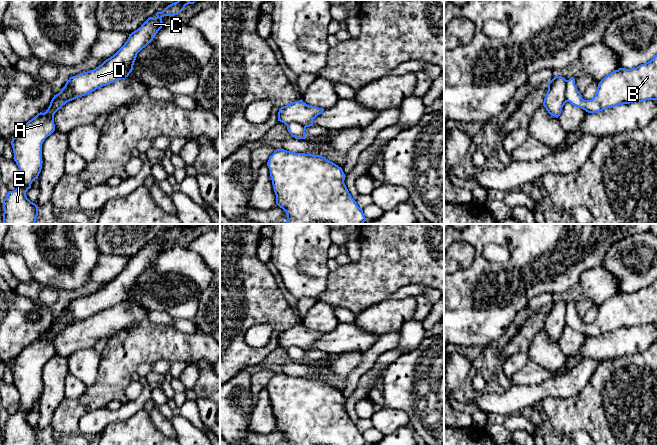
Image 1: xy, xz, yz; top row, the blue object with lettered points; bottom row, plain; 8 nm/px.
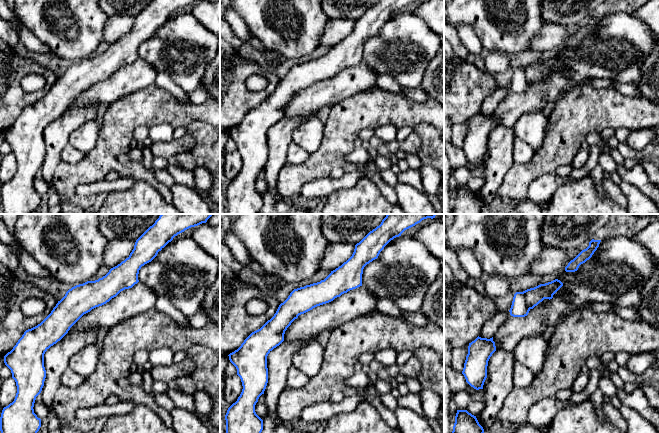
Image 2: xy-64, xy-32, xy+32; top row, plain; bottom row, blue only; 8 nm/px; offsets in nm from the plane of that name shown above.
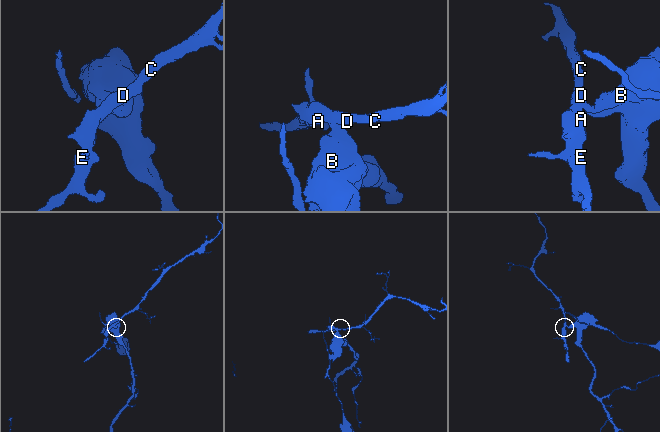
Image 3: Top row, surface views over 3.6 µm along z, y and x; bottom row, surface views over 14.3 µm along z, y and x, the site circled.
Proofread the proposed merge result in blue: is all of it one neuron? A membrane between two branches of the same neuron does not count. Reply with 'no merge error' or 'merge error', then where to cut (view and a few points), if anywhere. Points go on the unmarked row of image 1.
merge error | xy (68, 307), (67, 322), (69, 324)

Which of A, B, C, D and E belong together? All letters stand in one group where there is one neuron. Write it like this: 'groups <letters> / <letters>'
groups A C D E / B

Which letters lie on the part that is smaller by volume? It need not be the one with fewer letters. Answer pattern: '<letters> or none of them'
A, C, D, E

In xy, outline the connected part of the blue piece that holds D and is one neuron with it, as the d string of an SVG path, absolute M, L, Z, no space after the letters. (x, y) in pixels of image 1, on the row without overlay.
M178 224L177 226L168 229L162 236L157 236L155 238L155 242L148 242L137 254L129 258L125 268L113 280L106 283L101 289L93 294L70 301L61 315L54 319L48 333L44 337L38 337L34 342L29 344L20 352L11 365L14 377L13 383L20 395L20 400L18 402L19 409L15 414L9 415L3 424L3 445L36 445L37 443L38 430L27 422L26 416L31 412L32 406L35 403L38 403L41 396L43 387L42 368L45 363L55 355L54 338L61 333L63 329L69 326L67 323L67 309L69 308L71 310L73 323L76 323L103 310L125 303L133 294L137 278L149 267L151 267L158 255L165 249L162 246L162 242L164 240L178 239L182 234L184 234L186 229L194 227L195 226L190 226L189 224Z

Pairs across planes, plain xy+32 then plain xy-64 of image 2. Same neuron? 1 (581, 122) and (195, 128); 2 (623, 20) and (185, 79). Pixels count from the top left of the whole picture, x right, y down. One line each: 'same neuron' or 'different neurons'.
1: different neurons
2: same neuron

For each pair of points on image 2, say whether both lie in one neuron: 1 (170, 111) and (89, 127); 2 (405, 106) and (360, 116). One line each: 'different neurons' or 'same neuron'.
1: different neurons
2: same neuron

